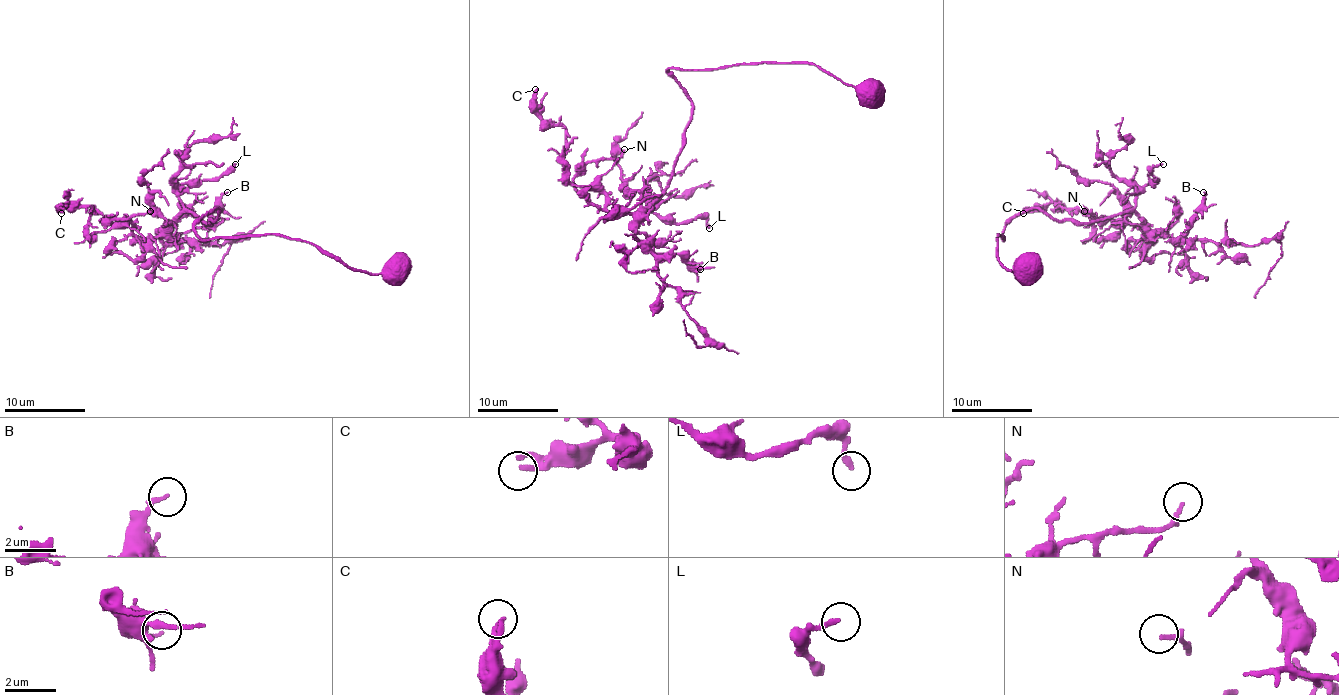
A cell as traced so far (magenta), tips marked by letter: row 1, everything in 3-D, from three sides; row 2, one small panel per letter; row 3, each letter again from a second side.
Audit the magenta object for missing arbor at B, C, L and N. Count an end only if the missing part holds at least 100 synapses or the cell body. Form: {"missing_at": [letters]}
{"missing_at": []}

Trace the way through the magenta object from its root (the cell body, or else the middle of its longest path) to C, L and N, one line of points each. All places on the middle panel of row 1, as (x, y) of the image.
C: (870, 93), (809, 63), (670, 69), (692, 107), (670, 184), (612, 214), (569, 180), (535, 89)
L: (870, 93), (809, 63), (670, 69), (692, 117), (670, 184), (652, 210), (676, 222), (704, 218), (709, 228)
N: (870, 93), (809, 63), (670, 69), (692, 107), (670, 184), (636, 212), (612, 214), (573, 178), (624, 149)

